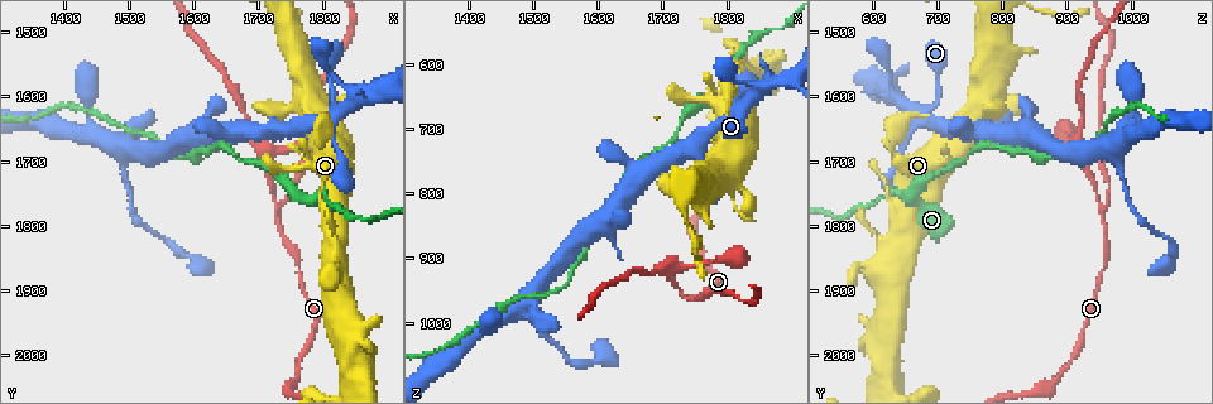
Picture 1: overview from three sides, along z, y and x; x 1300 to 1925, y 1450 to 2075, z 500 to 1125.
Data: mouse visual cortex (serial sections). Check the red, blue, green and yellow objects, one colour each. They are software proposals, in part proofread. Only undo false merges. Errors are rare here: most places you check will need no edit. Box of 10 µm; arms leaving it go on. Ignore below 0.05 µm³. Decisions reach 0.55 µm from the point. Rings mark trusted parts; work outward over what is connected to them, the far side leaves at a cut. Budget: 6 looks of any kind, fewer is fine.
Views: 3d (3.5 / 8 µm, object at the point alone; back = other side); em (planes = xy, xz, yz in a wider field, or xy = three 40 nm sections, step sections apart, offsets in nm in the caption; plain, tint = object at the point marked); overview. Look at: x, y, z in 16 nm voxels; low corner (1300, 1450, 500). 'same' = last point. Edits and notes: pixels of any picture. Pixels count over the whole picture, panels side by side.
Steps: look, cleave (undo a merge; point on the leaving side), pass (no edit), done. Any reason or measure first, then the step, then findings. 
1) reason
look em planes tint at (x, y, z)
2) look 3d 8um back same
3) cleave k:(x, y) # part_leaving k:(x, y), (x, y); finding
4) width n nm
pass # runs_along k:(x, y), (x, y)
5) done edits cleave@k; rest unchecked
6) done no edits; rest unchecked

four arms meet
look 3d 3.5um back at (1815, 1625, 675)

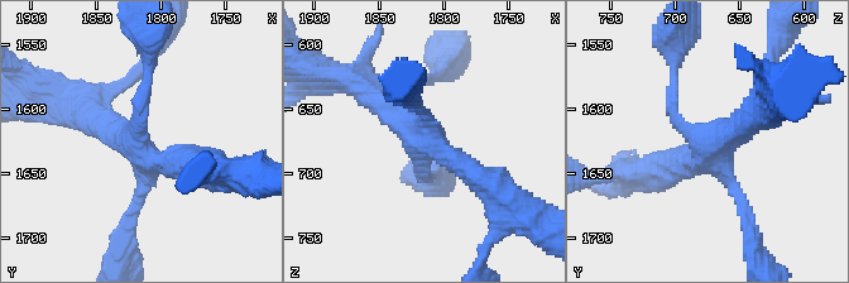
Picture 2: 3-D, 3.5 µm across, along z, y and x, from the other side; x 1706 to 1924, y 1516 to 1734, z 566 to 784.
arm_widths 150, 150, 350, 350 nm
pass # runs_along 2:(149, 76), (138, 145), (207, 169); one cell here

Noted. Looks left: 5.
sudden change in width
look em planes tint at (1755, 1745, 665)

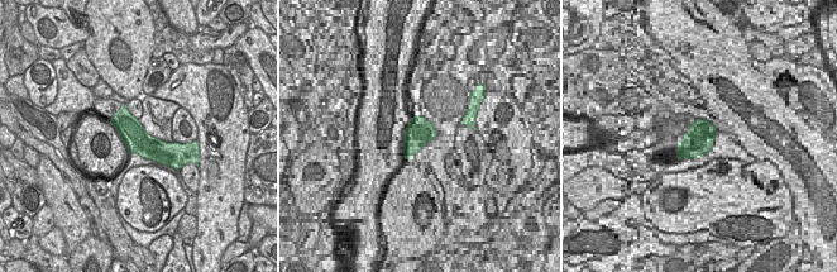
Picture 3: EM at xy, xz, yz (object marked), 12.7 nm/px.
look 3d 3.5um same

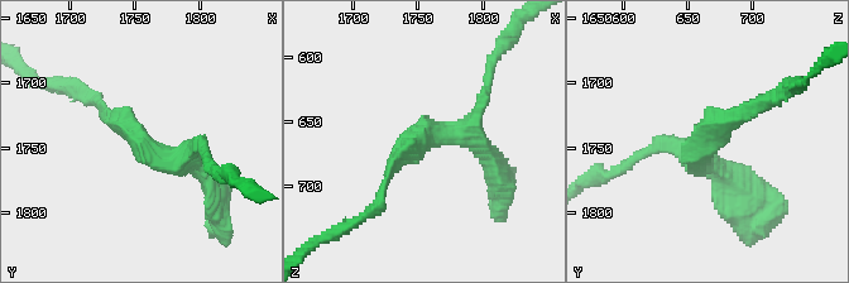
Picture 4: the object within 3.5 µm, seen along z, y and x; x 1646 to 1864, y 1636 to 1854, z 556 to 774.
arm_widths 150, 250 nm
pass # runs_along 3:(114, 120), (147, 147), (176, 146); continuous, no second cell

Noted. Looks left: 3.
look 3d 3.5um at (1730, 1775, 955)

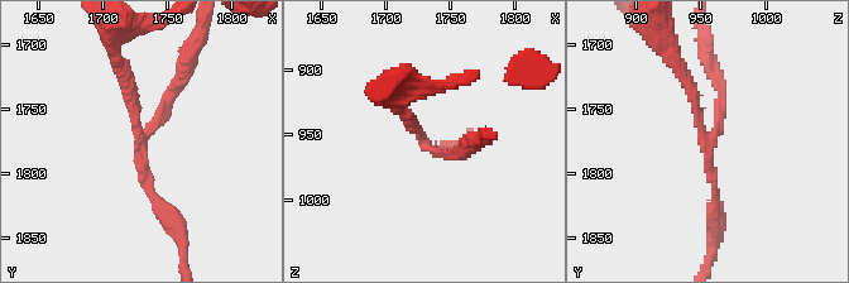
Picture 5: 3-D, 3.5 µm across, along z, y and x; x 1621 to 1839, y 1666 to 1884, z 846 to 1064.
arms 3; arm_widths 150, 150, 150 nm; shape alone is not enough
look em planes tint at (1730, 1774, 958)

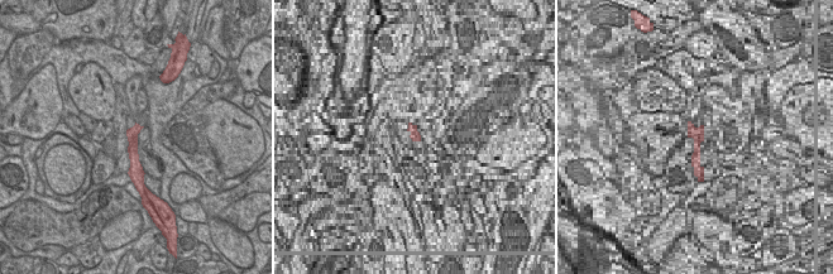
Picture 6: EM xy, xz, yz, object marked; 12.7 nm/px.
cleave 5:(169, 92) # two cells meet here

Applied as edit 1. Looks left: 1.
done edits cleave@5; rest unchecked

